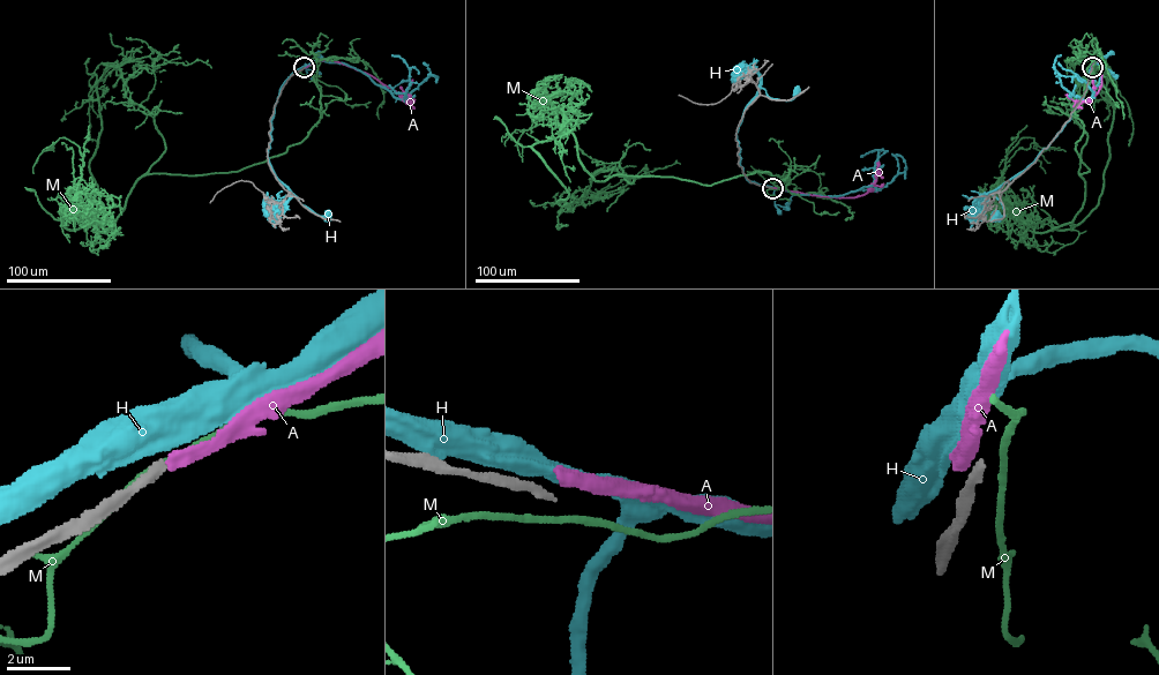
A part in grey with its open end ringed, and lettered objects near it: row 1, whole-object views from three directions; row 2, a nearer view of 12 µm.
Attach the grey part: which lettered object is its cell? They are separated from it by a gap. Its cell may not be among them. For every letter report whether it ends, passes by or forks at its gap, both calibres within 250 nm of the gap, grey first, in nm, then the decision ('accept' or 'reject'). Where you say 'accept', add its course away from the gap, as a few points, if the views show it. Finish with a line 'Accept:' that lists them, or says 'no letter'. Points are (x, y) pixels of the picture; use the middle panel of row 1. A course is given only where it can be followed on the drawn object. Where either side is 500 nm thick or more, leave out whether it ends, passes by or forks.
A: it ends | 280/480 nm | reject
H: 280/700 nm | reject
M: it passes by | 280/190 nm | reject
Accept: no letter

